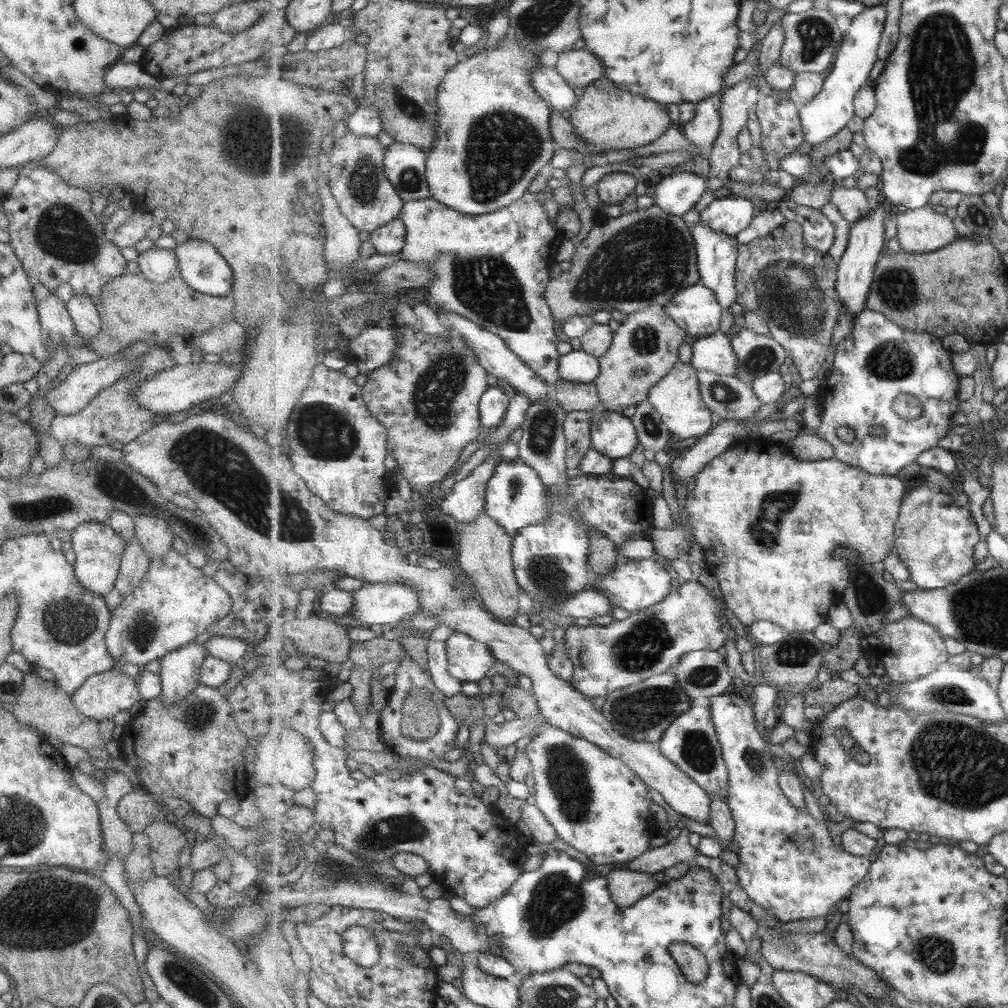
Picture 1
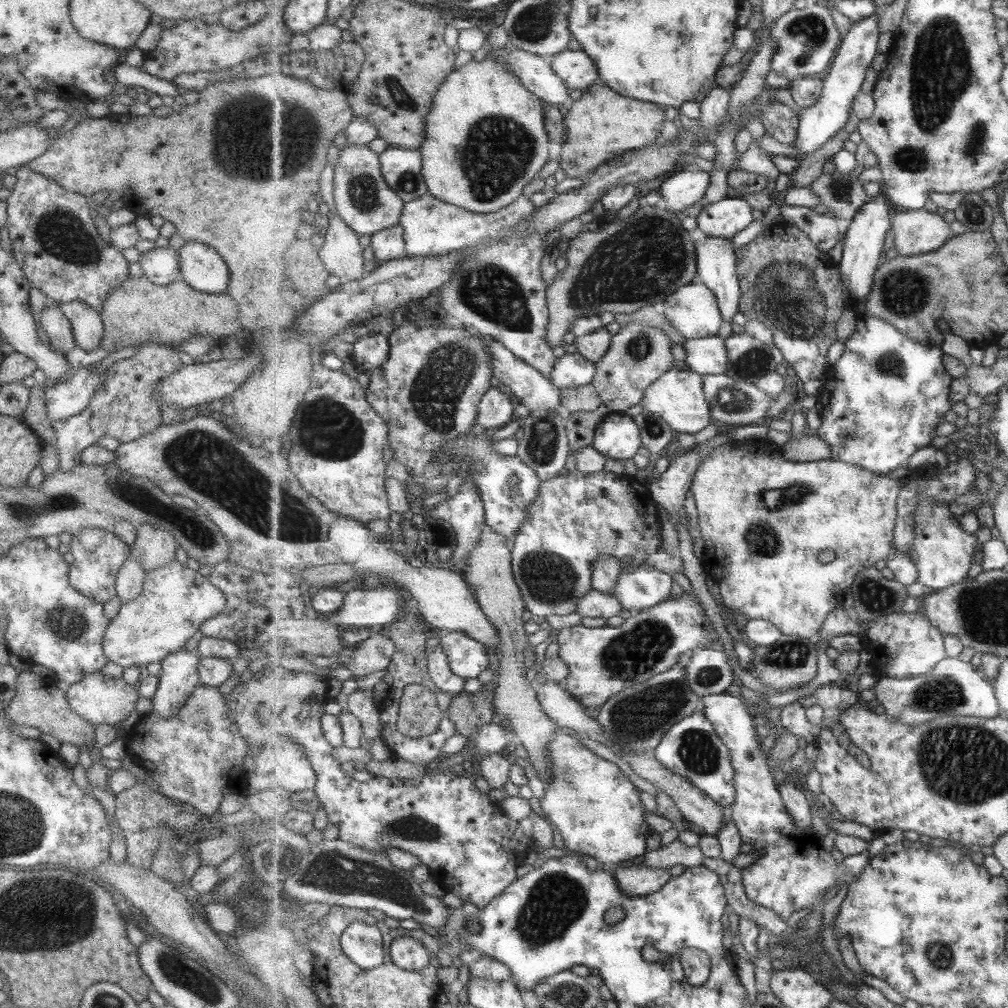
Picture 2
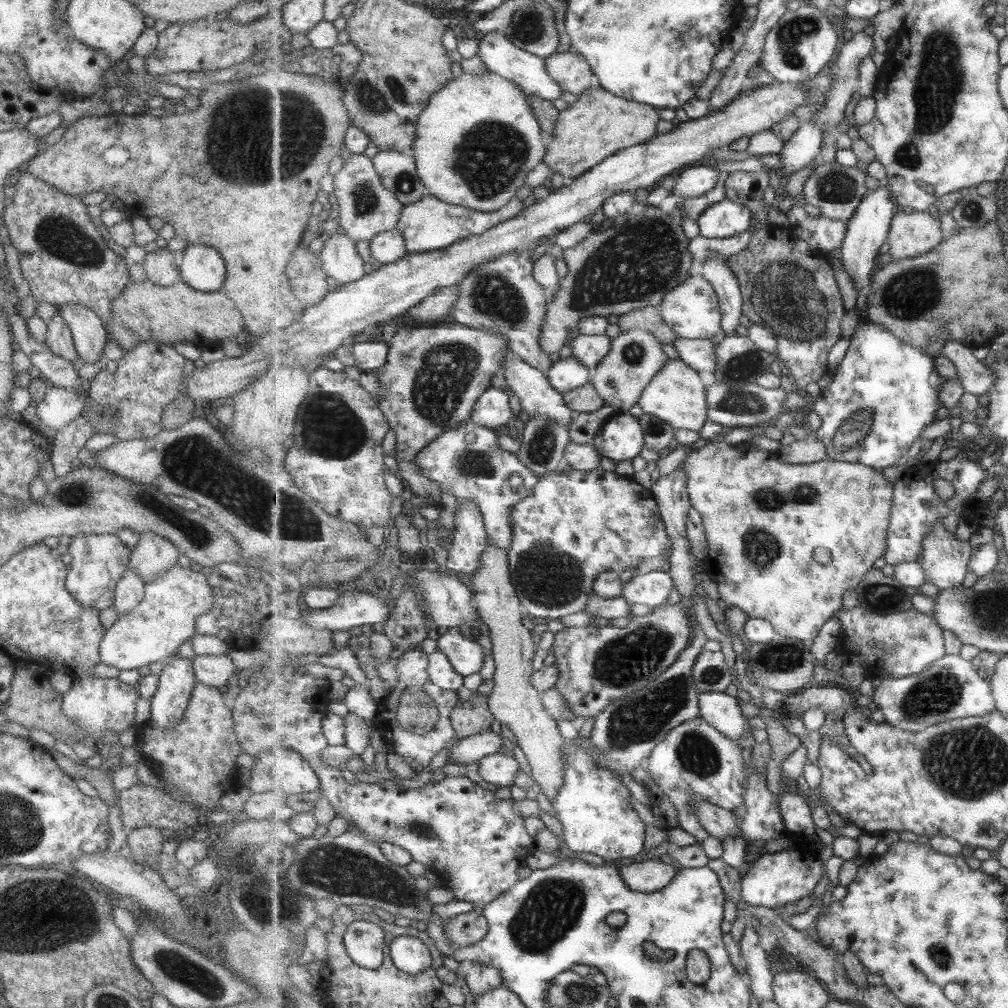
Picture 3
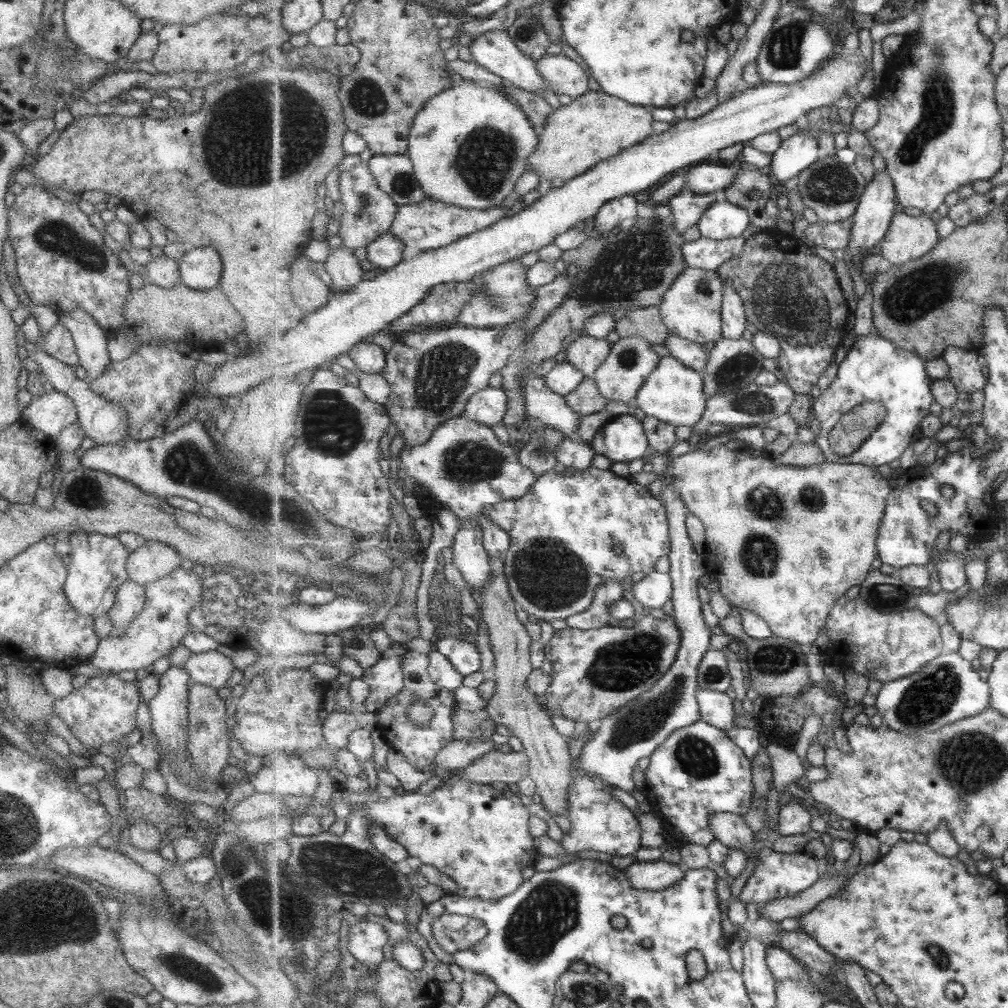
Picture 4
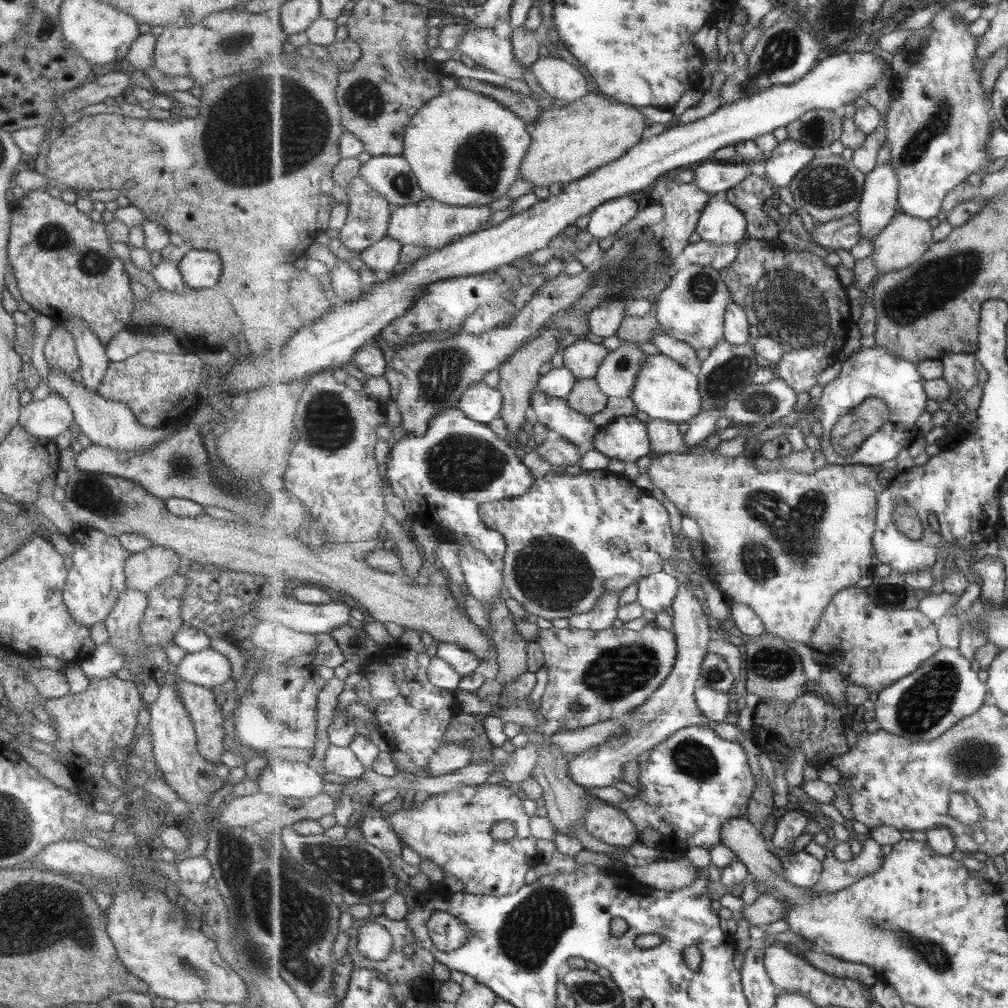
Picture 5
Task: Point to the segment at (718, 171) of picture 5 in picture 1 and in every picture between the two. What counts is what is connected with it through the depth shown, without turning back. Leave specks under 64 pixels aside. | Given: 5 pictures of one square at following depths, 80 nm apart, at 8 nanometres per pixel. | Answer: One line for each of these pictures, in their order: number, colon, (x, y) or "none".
1: (678, 193)
2: (685, 188)
3: (699, 179)
4: (713, 176)

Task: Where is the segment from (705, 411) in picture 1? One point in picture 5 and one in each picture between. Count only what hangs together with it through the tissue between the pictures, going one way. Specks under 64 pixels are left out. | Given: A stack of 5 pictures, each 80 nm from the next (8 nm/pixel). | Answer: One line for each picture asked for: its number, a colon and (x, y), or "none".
2: (678, 396)
3: (677, 394)
4: (674, 393)
5: (664, 389)

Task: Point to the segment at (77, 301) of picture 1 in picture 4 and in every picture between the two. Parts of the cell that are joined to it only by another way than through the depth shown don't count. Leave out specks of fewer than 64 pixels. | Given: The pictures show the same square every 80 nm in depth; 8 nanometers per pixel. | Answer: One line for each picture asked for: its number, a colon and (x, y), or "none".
2: (86, 325)
3: (88, 334)
4: (89, 341)

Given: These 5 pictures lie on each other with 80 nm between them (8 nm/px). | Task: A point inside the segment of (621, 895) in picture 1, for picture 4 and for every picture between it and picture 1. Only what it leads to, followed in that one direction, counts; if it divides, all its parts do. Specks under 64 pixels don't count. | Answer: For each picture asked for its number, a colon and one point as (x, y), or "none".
2: (640, 880)
3: (652, 875)
4: (659, 875)

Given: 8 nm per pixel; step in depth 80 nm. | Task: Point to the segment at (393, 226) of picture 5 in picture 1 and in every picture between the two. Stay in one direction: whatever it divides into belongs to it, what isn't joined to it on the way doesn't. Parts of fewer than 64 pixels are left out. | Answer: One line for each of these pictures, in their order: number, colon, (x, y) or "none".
1: (493, 269)
2: (498, 290)
3: (431, 224)
4: (431, 224)

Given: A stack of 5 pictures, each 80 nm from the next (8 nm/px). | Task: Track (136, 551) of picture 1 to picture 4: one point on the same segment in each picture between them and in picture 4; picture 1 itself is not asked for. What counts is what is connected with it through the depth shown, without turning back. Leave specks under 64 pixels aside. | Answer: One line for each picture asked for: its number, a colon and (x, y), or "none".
2: (128, 583)
3: (129, 590)
4: (128, 601)

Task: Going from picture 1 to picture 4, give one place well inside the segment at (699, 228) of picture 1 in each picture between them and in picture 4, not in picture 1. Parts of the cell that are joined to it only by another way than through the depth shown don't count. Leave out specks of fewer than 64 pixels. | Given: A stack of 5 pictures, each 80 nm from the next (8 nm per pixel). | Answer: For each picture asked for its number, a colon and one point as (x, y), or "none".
2: (717, 259)
3: (716, 270)
4: (734, 317)

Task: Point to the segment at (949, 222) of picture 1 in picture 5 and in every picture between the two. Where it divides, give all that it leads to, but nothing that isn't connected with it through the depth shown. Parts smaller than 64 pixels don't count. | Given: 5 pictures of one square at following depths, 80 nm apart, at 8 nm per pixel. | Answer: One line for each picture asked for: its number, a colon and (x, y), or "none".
2: (916, 232)
3: (912, 235)
4: (910, 237)
5: (907, 239)

